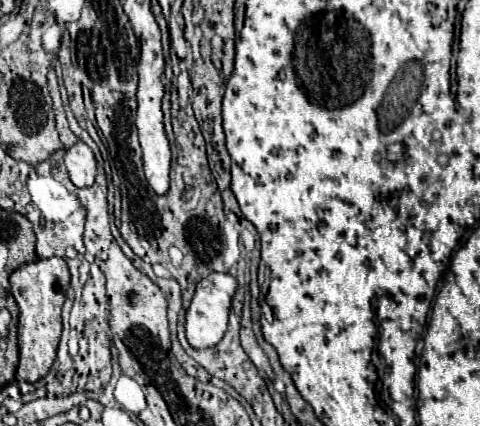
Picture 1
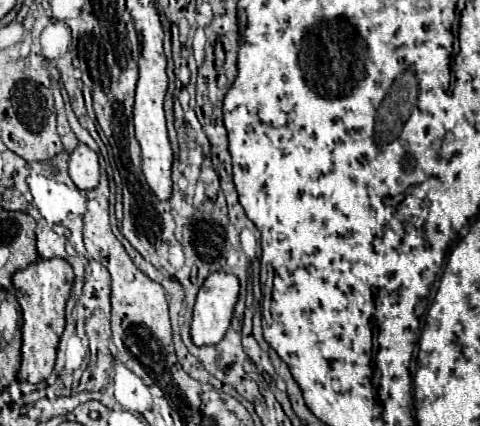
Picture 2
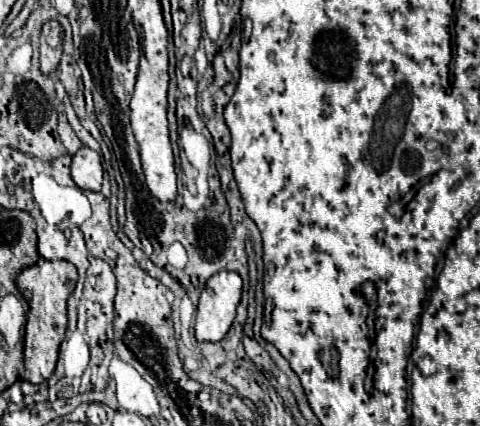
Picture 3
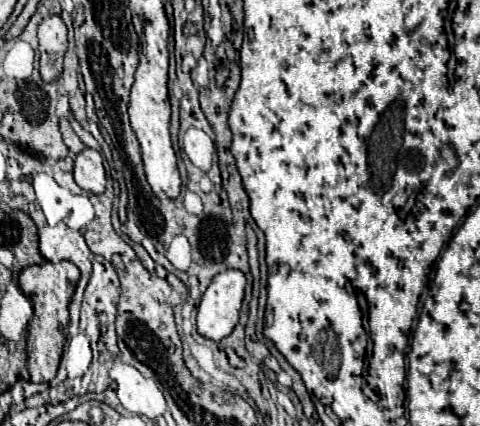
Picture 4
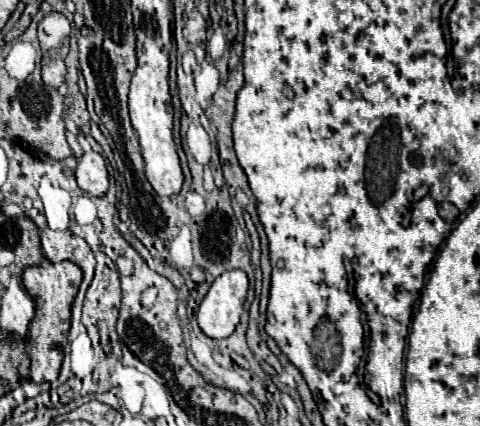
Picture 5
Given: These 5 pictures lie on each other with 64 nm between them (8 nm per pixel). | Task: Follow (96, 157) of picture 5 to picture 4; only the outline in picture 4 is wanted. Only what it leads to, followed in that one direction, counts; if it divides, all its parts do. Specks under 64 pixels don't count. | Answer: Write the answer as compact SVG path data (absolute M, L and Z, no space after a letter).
M84 148L74 162L74 180L76 184L90 194L102 194L106 190L106 172L102 156L92 150Z

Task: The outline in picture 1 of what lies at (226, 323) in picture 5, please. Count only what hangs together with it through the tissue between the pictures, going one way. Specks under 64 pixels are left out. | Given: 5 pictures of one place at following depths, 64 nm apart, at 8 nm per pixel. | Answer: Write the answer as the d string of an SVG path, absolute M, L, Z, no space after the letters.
M212 272L202 282L198 282L196 294L186 312L186 338L194 348L210 348L222 340L228 328L228 314L230 314L230 304L236 288L238 288L238 282L234 276L218 274L218 272Z

